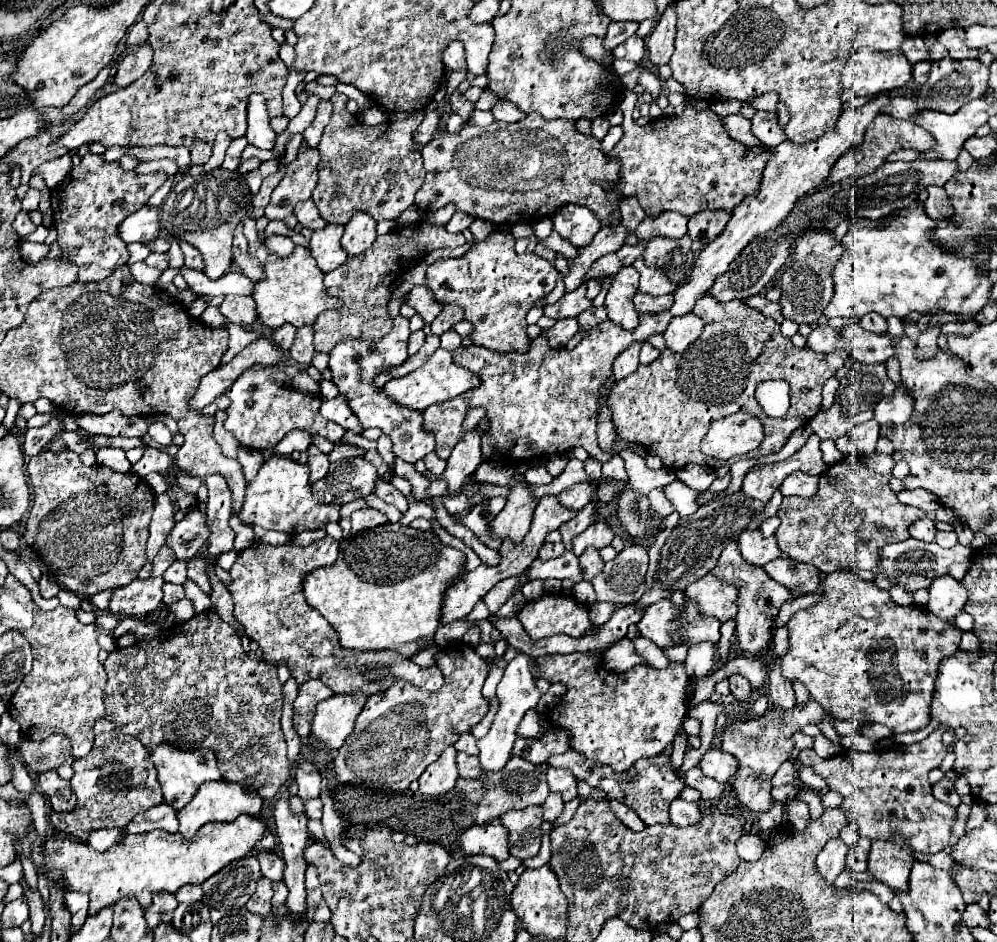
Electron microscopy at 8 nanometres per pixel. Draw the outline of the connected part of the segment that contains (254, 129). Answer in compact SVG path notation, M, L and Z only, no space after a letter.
M249 94L247 98L247 132L245 138L249 144L271 150L275 144L275 132L269 126L269 114L265 106L265 98L261 94Z

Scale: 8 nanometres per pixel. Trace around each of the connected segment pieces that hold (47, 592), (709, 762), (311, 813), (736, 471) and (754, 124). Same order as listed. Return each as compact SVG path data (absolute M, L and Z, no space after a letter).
M41 576L41 580L39 580L39 588L41 588L41 596L43 598L53 598L53 596L57 596L57 592L59 592L59 586L49 578L49 576Z
M711 748L703 754L703 758L699 762L699 768L709 778L715 778L717 782L727 782L727 780L733 778L733 774L737 770L737 762L731 754L721 752L719 748Z
M315 798L315 800L307 800L303 802L305 804L305 814L311 818L311 820L321 820L321 800Z
M737 460L735 464L729 466L729 474L731 474L731 482L729 482L729 488L727 488L727 494L733 494L739 492L742 489L743 478L747 474L747 470L753 466L755 462L753 460Z
M755 112L751 118L751 134L759 138L765 148L771 150L787 138L783 134L783 128L777 124L777 114L773 112Z

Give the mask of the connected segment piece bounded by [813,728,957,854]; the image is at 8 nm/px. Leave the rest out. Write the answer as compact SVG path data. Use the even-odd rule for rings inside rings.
M937 728L923 742L895 746L895 750L855 752L843 748L837 756L813 762L813 770L827 780L829 790L835 790L845 798L843 812L859 826L861 836L887 840L893 832L899 832L909 840L913 850L937 854L949 844L951 828L957 822L957 808L935 800L927 780L929 770L937 768L947 754L941 734L943 730ZM905 762L911 762L911 770Z

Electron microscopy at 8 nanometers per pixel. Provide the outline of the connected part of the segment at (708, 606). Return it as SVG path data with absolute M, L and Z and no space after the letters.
M713 574L687 584L685 596L695 602L701 616L715 616L719 622L727 622L737 614L735 588L727 582L719 582Z

